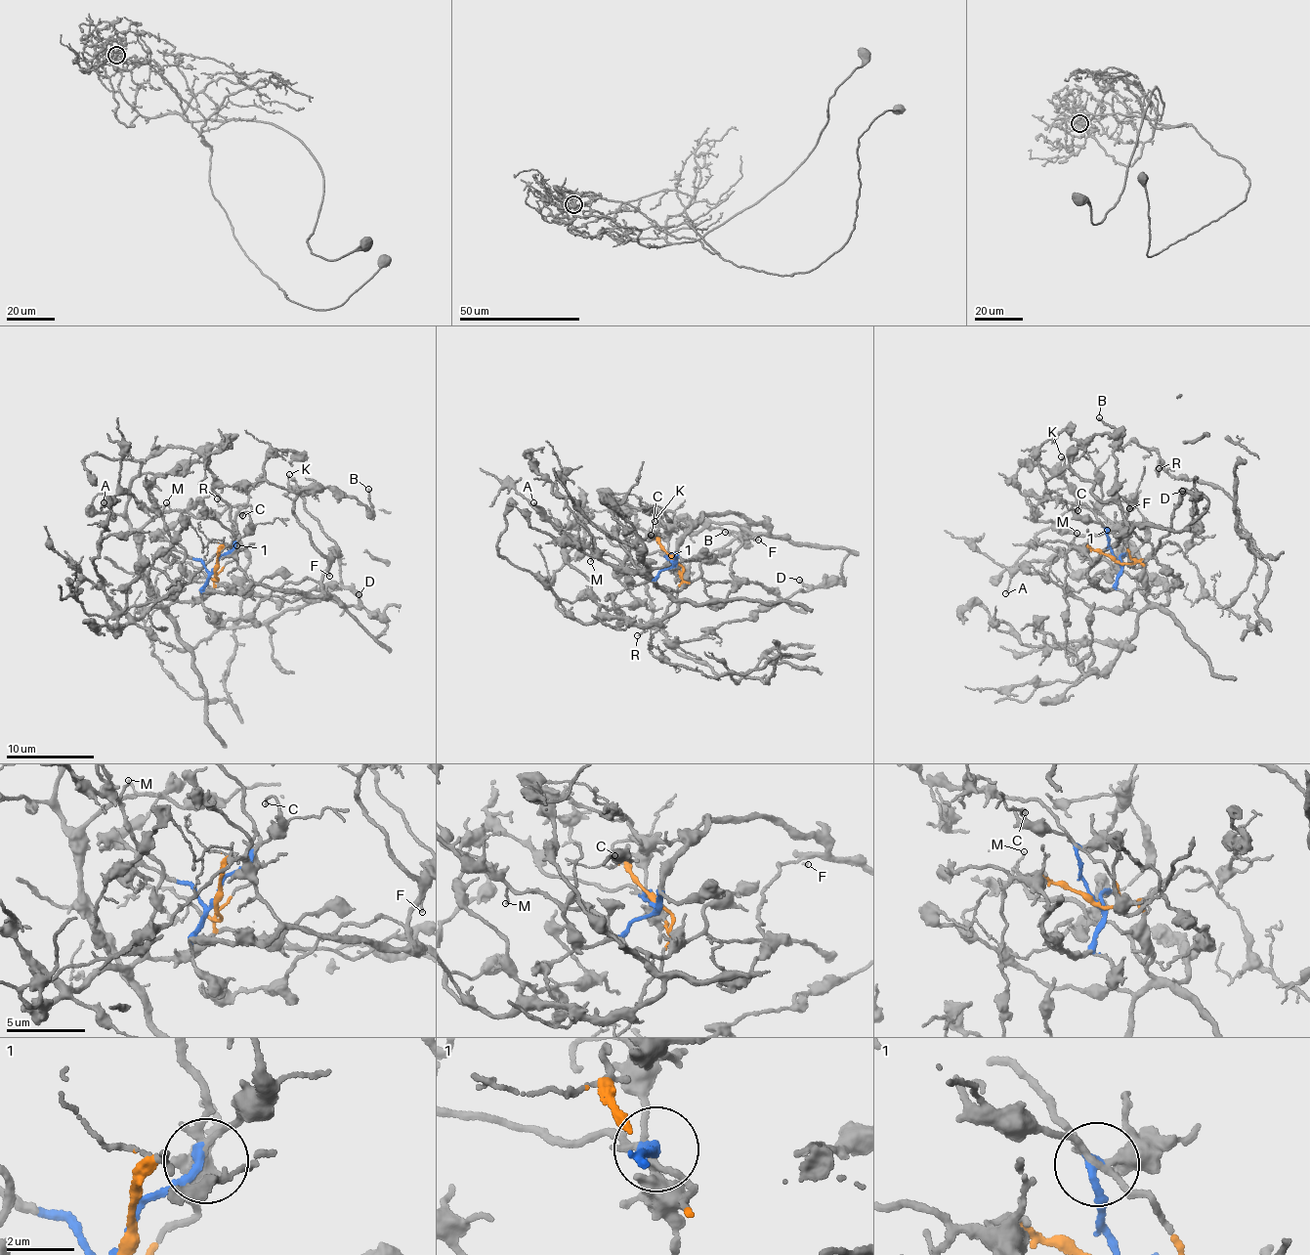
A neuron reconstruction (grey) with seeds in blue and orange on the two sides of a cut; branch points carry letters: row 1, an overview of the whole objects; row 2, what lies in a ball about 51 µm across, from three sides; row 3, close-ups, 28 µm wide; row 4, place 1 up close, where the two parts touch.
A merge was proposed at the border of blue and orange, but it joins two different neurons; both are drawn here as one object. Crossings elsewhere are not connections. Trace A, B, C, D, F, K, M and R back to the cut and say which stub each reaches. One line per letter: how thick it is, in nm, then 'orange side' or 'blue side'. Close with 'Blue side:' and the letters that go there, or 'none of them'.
A: calibre 120 nm; orange side
B: calibre 130 nm; blue side
C: calibre 140 nm; orange side
D: calibre 200 nm; blue side
F: calibre 120 nm; blue side
K: calibre 130 nm; blue side
M: calibre 120 nm; orange side
R: calibre 110 nm; orange side
Blue side: B, D, F, K

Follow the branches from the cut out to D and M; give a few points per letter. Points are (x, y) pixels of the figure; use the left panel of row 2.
D: (216, 568), (204, 589), (259, 584), (341, 599), (382, 644), (376, 638), (386, 627), (359, 593)
M: (216, 570), (212, 588), (199, 597), (179, 599), (185, 555), (184, 549), (170, 540), (163, 511), (167, 501)

